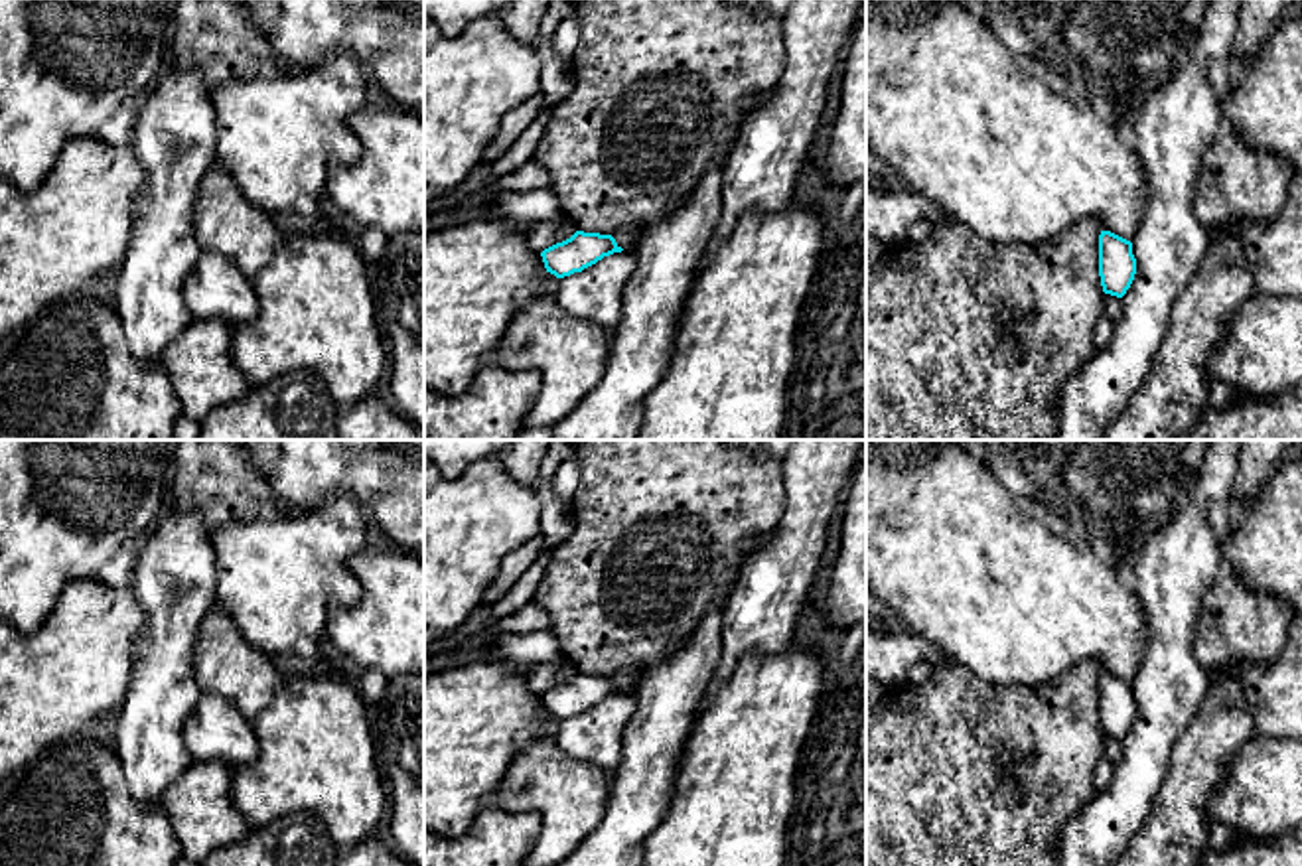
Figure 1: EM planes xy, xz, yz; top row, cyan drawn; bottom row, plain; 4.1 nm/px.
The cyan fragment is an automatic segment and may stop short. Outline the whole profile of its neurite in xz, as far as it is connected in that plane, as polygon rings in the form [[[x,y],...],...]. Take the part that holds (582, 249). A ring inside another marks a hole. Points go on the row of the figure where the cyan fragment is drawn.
[[[576,231],[570,239],[544,249],[541,256],[546,272],[564,278],[621,251],[612,235]]]

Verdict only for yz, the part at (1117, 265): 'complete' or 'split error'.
complete

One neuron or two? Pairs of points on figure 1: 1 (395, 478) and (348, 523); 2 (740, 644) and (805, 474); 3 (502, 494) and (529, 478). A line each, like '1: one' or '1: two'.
1: two
2: one
3: two

